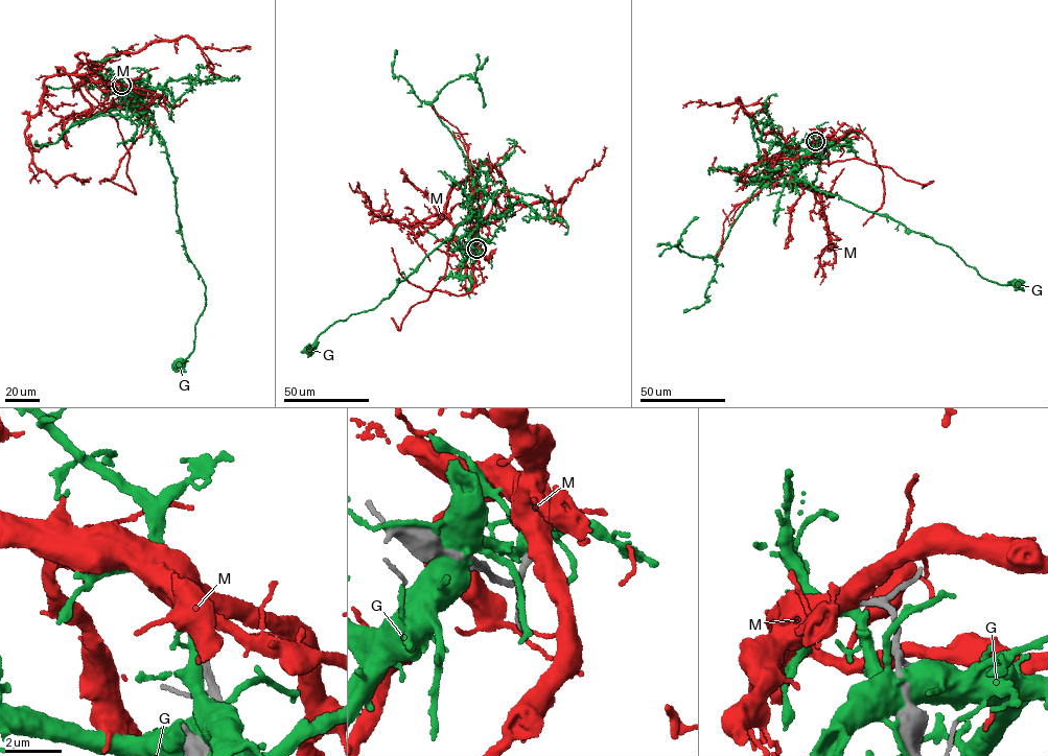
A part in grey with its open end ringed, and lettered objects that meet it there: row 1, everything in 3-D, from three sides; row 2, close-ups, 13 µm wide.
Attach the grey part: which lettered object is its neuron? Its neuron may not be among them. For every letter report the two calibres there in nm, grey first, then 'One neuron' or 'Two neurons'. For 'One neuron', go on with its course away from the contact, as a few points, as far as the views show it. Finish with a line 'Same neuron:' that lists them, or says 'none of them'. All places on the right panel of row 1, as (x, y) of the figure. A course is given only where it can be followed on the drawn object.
G: Thickness 320 nm (grey) against 400 nm. Two neurons
M: Thickness 320 nm (grey) against 550 nm. One neuron. Its course: (816, 140), (813, 156), (802, 161), (788, 154), (779, 134), (759, 131), (739, 98), (682, 108)
Same neuron: M

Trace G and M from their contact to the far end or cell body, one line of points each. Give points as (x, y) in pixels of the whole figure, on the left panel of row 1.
G: (121, 85), (141, 104), (165, 144), (176, 178), (185, 249), (206, 287), (193, 349), (179, 365)
M: (121, 85), (95, 75), (83, 78), (77, 70), (186, 36), (202, 48), (249, 49)

